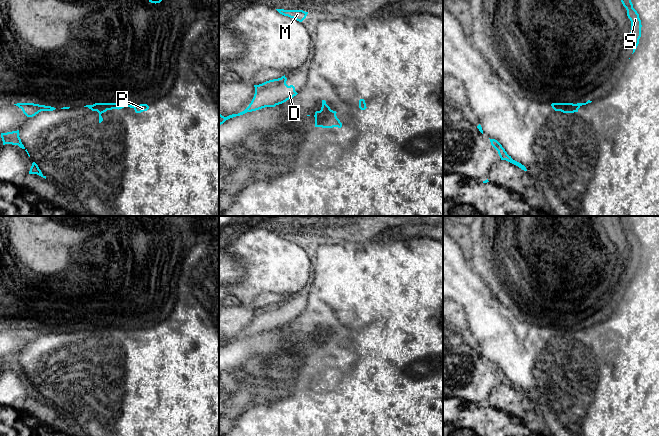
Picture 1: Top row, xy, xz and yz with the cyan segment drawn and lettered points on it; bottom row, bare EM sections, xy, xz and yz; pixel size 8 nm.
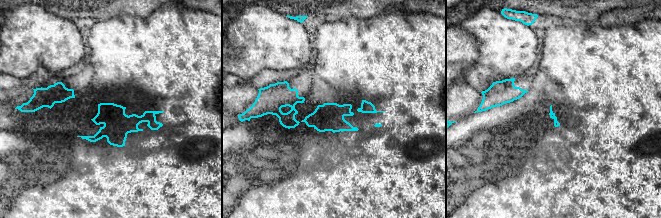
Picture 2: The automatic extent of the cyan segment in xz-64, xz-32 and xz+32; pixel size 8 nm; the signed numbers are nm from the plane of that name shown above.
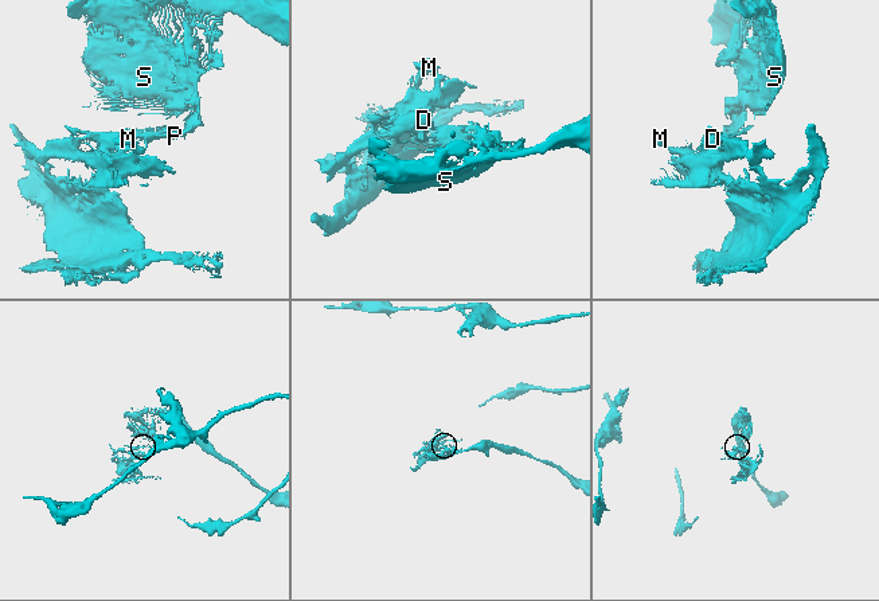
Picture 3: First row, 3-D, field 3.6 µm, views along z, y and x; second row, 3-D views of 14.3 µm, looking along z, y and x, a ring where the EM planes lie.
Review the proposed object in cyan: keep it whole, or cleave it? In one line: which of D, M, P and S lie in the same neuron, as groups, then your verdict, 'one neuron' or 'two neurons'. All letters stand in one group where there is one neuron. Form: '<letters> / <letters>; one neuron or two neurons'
D M P S; one neuron

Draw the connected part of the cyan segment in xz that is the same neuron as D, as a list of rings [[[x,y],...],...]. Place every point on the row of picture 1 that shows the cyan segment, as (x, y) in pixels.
[[[284,75],[278,79],[273,79],[259,85],[254,85],[255,94],[249,106],[244,111],[238,114],[229,115],[227,117],[224,117],[219,113],[219,126],[230,118],[265,107],[275,107],[276,105],[282,104],[296,96],[298,93],[295,91],[295,87],[293,85],[288,86],[286,81],[287,78]]]

